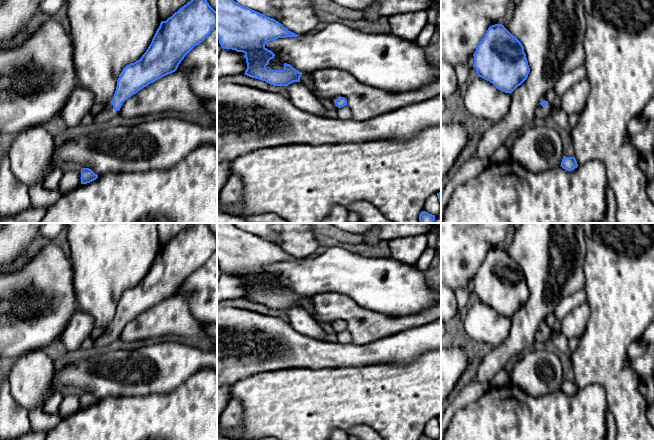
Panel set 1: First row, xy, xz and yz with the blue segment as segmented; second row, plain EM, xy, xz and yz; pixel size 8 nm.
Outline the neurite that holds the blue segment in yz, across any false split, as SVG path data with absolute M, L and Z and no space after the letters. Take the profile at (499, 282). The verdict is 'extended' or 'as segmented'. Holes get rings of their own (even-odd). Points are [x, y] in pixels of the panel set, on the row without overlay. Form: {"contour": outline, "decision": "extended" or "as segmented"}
{"contour": "M502 248L488 252L473 280L477 299L505 317L511 318L530 296L523 269Z", "decision": "as segmented"}

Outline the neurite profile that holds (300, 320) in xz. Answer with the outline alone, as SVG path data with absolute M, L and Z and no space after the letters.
M293 306L286 310L289 323L294 330L300 334L307 335L314 339L324 341L326 332L320 327L319 323L303 307Z

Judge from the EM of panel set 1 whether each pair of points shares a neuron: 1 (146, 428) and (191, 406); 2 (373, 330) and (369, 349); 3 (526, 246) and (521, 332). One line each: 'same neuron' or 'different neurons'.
1: same neuron
2: different neurons
3: same neuron

